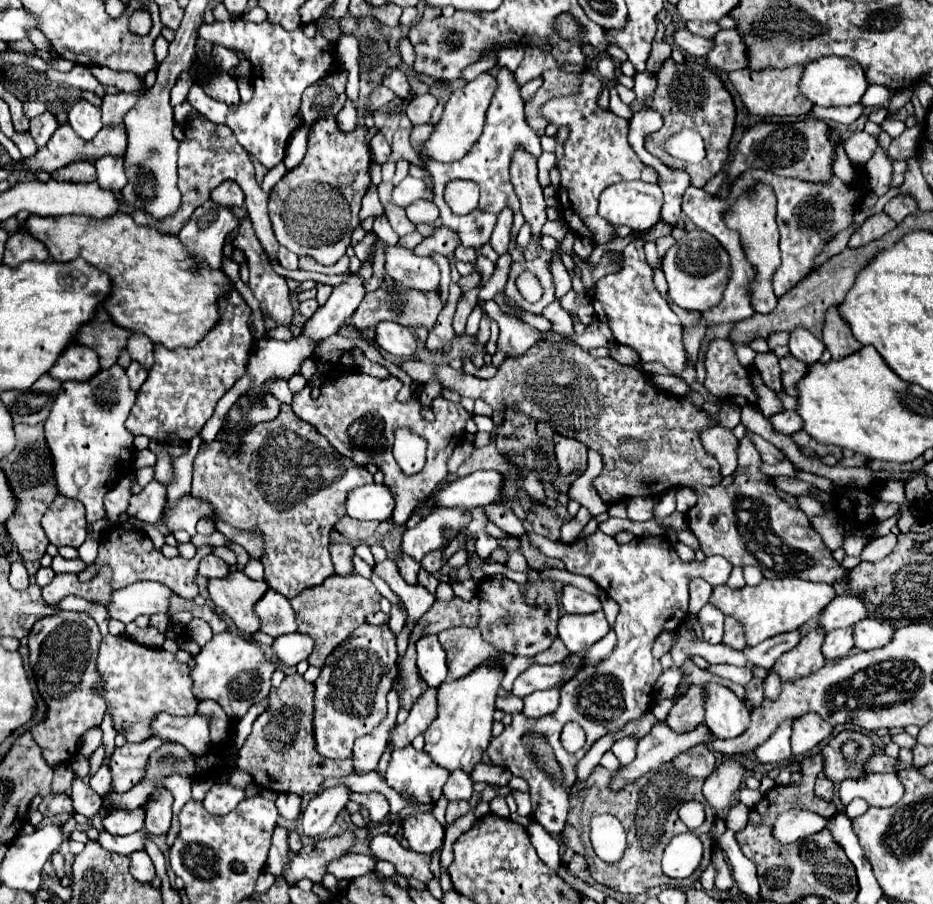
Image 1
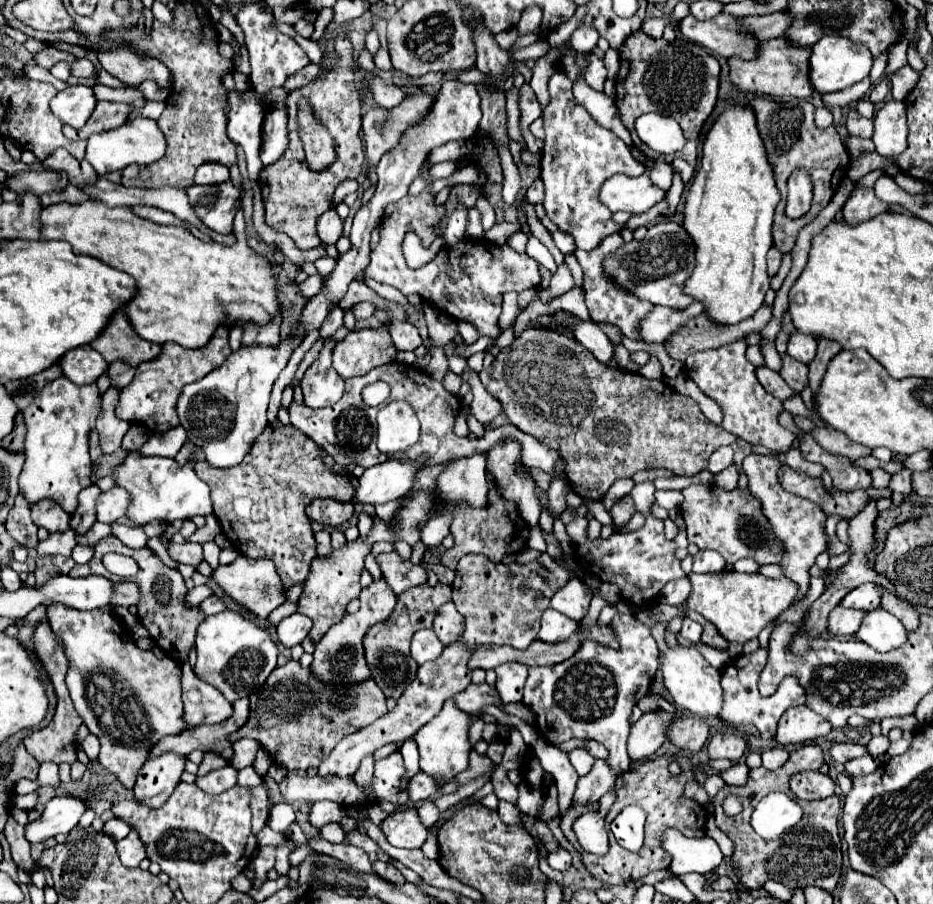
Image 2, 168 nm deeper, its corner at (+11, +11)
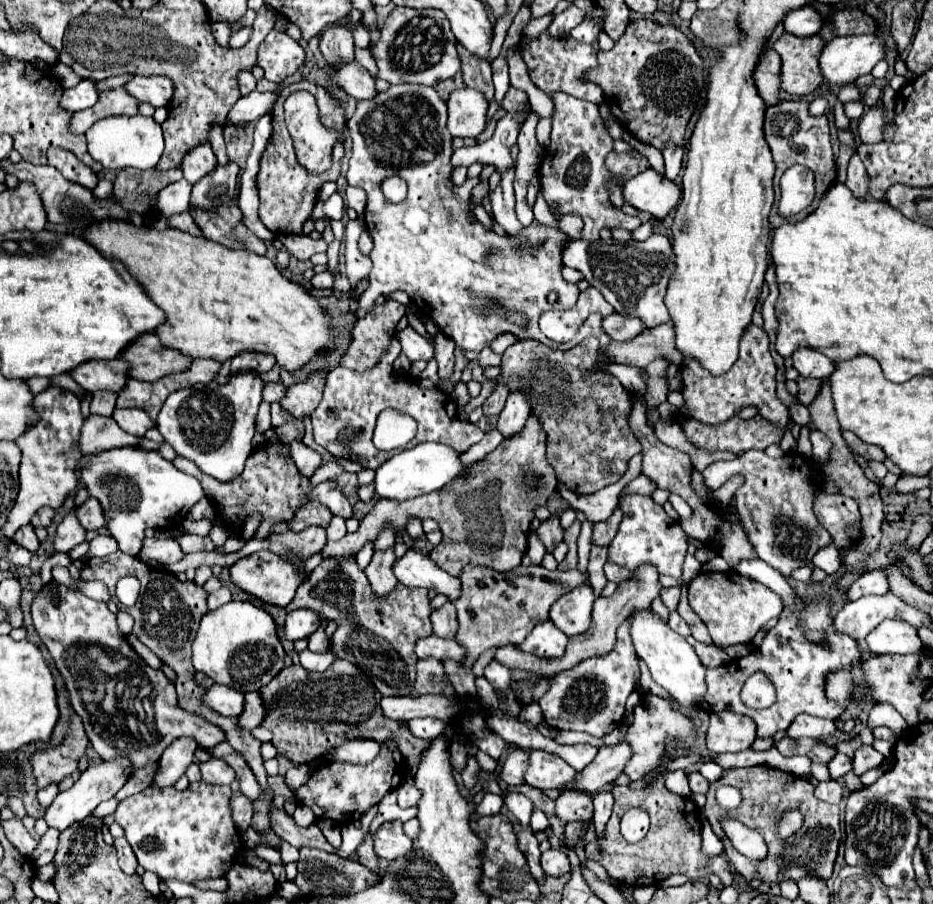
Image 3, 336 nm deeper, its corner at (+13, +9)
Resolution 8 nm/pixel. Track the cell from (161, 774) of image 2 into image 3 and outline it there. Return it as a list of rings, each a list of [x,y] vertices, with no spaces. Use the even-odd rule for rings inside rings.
[[[177,738],[167,750],[161,754],[157,762],[157,772],[149,788],[161,790],[167,786],[175,786],[175,782],[185,774],[189,764],[193,762],[197,744],[191,738]]]

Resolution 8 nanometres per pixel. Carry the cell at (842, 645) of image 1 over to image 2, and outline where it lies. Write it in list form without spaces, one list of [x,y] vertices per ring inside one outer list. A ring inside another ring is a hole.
[[[837,606],[829,614],[829,632],[837,634],[837,636],[855,636],[857,628],[861,626],[861,620],[865,618],[865,614],[867,612]]]

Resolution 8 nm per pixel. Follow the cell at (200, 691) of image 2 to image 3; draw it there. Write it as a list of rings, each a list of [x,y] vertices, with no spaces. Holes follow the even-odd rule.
[[[213,684],[203,696],[203,704],[221,716],[239,716],[243,712],[243,694],[227,686]]]

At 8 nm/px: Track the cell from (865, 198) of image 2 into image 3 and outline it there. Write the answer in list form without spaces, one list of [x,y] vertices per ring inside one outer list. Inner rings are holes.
[[[857,154],[851,156],[845,186],[853,192],[855,198],[859,198],[859,200],[869,198],[869,174],[867,174],[867,170],[865,170],[865,166]]]

